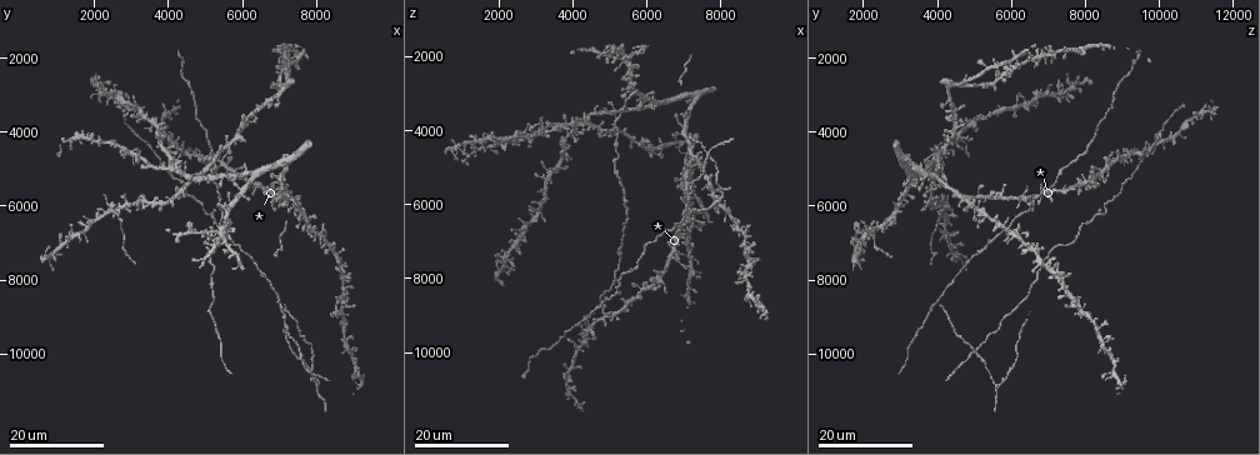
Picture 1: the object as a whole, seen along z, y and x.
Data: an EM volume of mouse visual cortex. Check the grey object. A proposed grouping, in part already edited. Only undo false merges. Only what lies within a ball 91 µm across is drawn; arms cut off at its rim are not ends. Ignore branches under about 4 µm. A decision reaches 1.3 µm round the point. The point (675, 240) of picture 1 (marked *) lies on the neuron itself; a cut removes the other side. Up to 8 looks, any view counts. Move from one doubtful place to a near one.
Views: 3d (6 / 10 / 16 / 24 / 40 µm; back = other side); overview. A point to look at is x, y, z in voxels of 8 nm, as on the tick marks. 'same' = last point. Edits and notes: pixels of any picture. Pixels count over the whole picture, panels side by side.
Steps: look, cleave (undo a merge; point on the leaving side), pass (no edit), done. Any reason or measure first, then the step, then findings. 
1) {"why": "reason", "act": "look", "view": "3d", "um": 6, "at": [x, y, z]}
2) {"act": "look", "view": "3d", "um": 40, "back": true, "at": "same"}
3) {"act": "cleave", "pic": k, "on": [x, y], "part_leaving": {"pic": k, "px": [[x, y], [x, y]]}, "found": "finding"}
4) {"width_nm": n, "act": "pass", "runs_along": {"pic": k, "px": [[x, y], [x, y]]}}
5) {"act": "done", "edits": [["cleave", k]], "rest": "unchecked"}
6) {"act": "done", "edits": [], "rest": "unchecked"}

{"act": "look", "view": "3d", "um": 16, "at": [2600, 6300, 4000]}

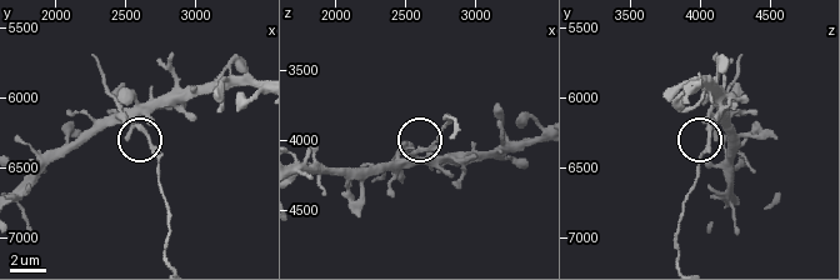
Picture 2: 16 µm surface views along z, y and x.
{"act": "look", "view": "3d", "um": 10, "at": [2580, 6220, 4080]}

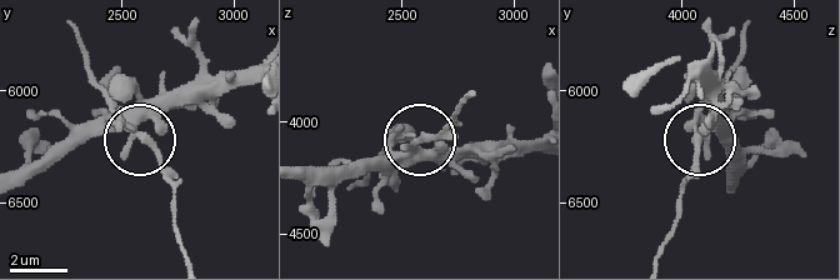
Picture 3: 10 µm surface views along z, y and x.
{"width_nm": 350, "act": "cleave", "pic": 3, "on": [99, 89], "part_leaving": {"pic": 3, "px": [[124, 125], [168, 180], [173, 223], [186, 259]]}, "found": "two neurons meet here"}

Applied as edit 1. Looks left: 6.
{"act": "look", "view": "3d", "um": 24, "at": [6000, 5600, 3100]}

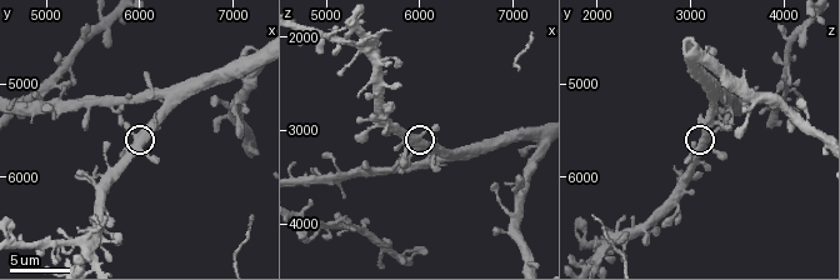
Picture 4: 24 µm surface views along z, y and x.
{"act": "look", "view": "3d", "um": 10, "at": [5950, 5600, 3200]}

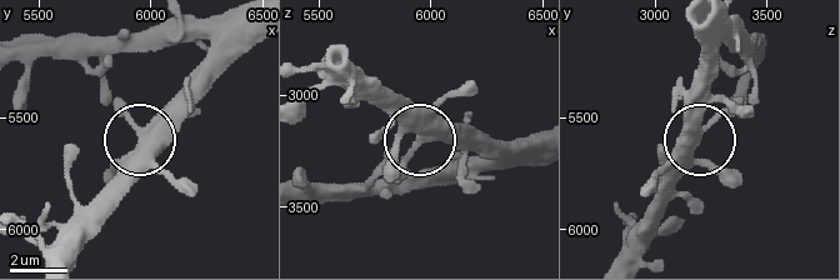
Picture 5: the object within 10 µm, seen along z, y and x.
{"side_arm_um": 33, "act": "pass", "runs_along": {"pic": 5, "px": [[536, 133], [514, 140], [429, 140], [409, 99]]}, "found": "one neuron here"}

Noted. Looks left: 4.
{"act": "look", "view": "3d", "um": 24, "at": [7800, 9900, 5000]}

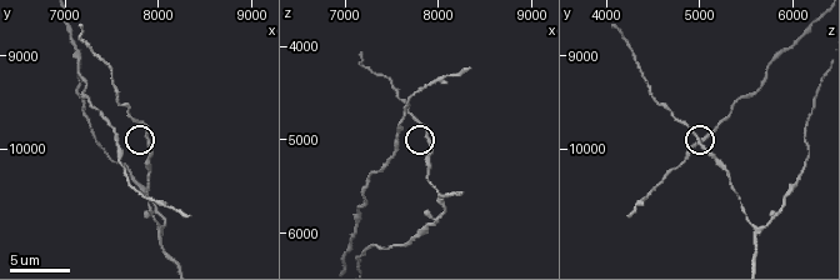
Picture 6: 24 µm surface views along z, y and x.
{"act": "look", "view": "3d", "um": 10, "at": [7900, 9900, 5000]}

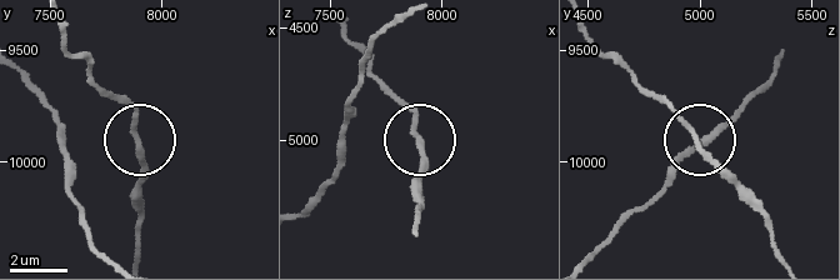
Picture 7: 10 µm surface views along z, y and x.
{"act": "look", "view": "3d", "um": 6, "at": [7890, 9890, 4980]}

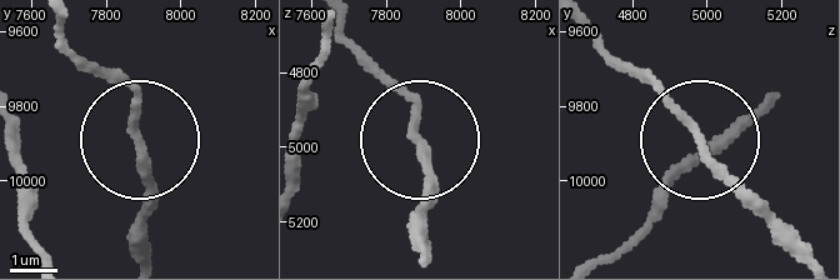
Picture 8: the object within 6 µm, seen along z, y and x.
{"side_arm_um": 15, "act": "pass", "found": "one neuron here"}

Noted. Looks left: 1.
{"why": "three-way junction", "act": "look", "view": "3d", "um": 10, "at": [8050, 10900, 5650]}

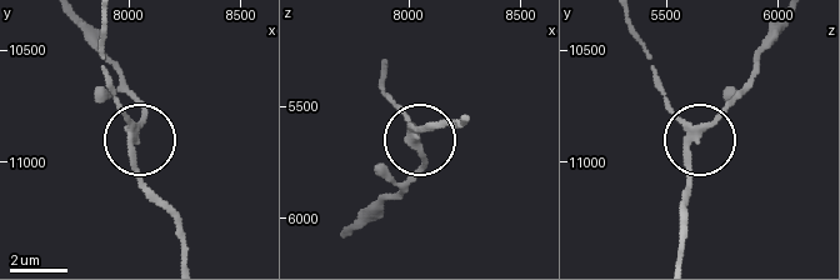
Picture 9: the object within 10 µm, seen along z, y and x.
{"width_nm": 240, "act": "pass", "found": "continuous, no second neuron"}

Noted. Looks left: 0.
{"act": "done", "edits": [["cleave", 3]], "rest": "unchecked"}

